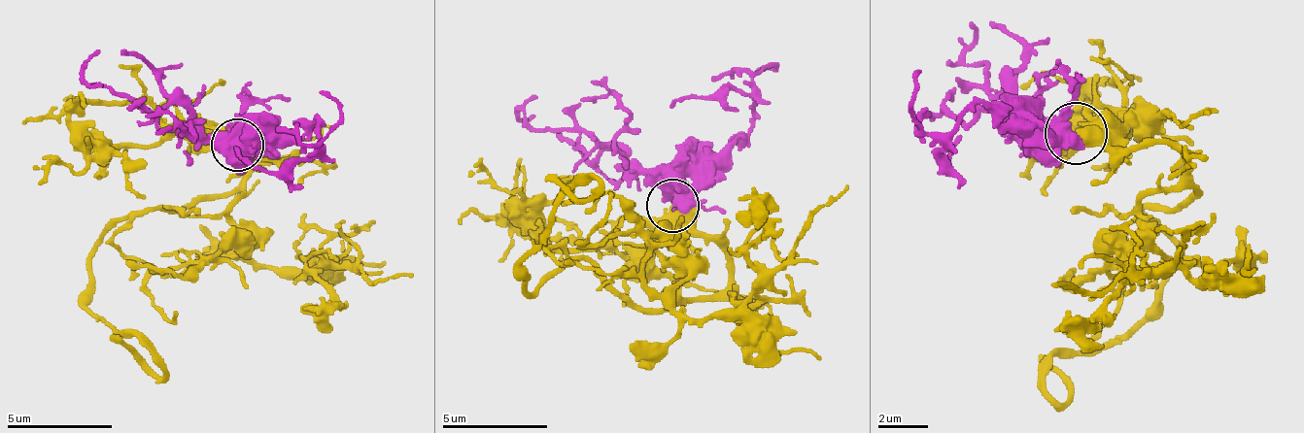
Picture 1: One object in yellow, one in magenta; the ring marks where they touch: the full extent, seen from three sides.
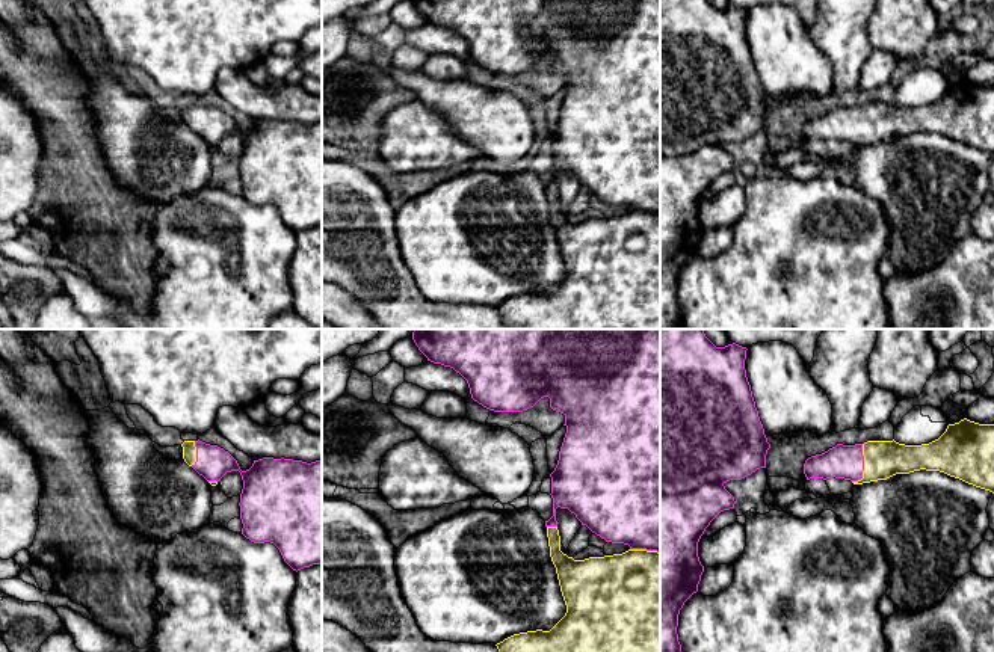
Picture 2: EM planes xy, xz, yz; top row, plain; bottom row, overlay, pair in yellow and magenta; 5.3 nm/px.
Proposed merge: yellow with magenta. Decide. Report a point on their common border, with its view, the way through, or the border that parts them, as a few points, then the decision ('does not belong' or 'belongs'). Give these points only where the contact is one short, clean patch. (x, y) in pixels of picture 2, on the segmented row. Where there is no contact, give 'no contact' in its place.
contact yz (864, 465); belongs

